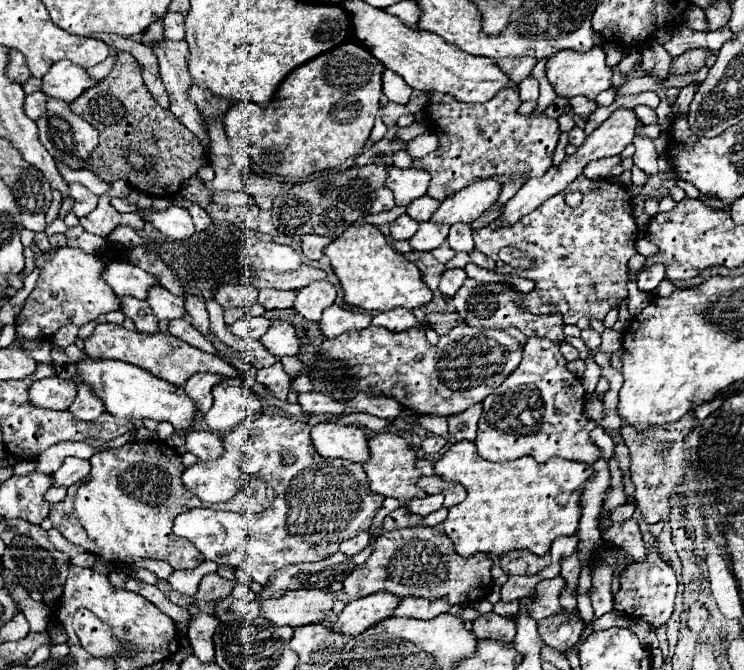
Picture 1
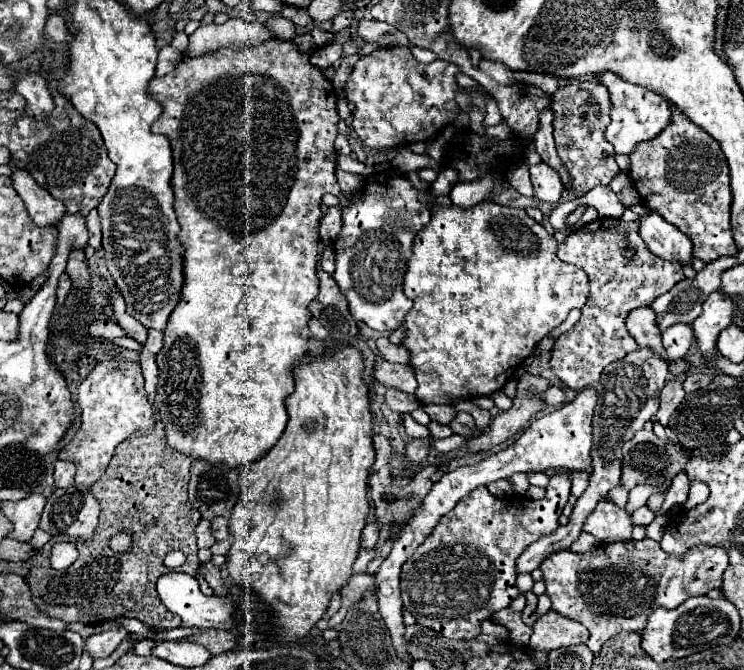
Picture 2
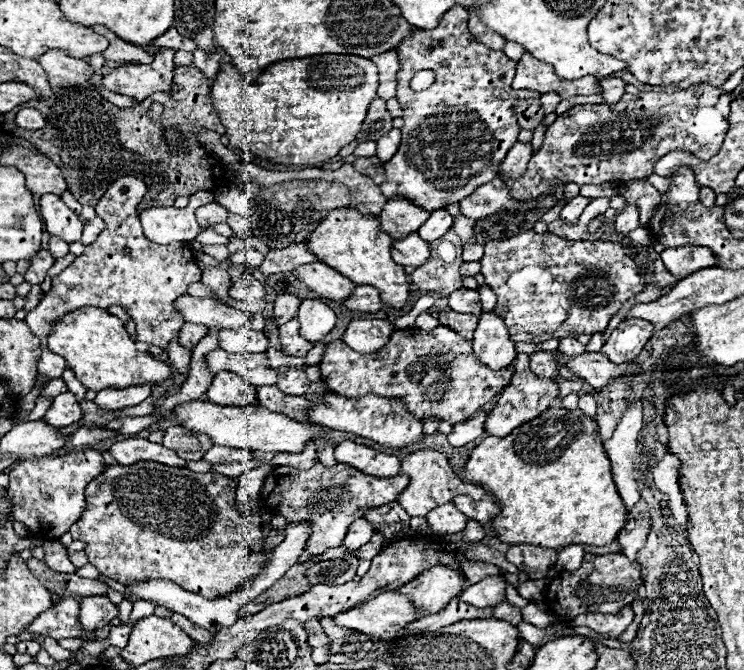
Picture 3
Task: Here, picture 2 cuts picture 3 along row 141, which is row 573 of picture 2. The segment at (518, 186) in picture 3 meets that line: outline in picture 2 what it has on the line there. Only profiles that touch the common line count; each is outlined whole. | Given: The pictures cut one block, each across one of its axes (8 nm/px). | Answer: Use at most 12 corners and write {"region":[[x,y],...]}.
{"region":[[656,540],[556,552],[552,610],[582,622],[596,654],[720,588],[728,554]]}

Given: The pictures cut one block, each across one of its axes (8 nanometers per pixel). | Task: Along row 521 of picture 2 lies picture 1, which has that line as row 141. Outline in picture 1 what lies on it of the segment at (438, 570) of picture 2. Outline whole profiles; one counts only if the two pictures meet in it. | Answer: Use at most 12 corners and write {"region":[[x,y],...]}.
{"region":[[518,88],[472,106],[432,92],[440,146],[412,162],[444,200],[540,178],[560,136],[516,114]]}

